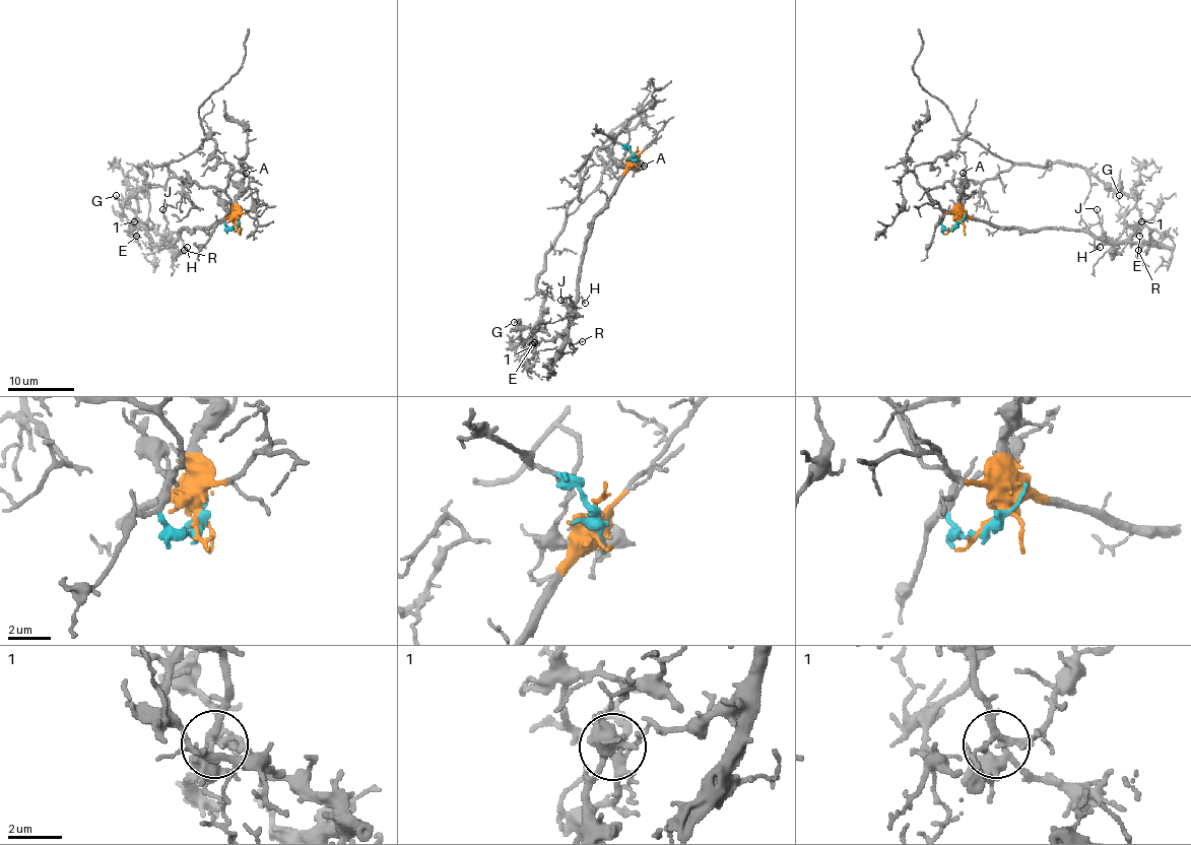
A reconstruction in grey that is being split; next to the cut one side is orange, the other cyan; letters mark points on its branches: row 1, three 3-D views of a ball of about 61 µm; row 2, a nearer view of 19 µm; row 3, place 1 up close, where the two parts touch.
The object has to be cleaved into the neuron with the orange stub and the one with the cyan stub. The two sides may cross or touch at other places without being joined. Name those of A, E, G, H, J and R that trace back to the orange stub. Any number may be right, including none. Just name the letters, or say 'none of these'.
A, H, J, R

